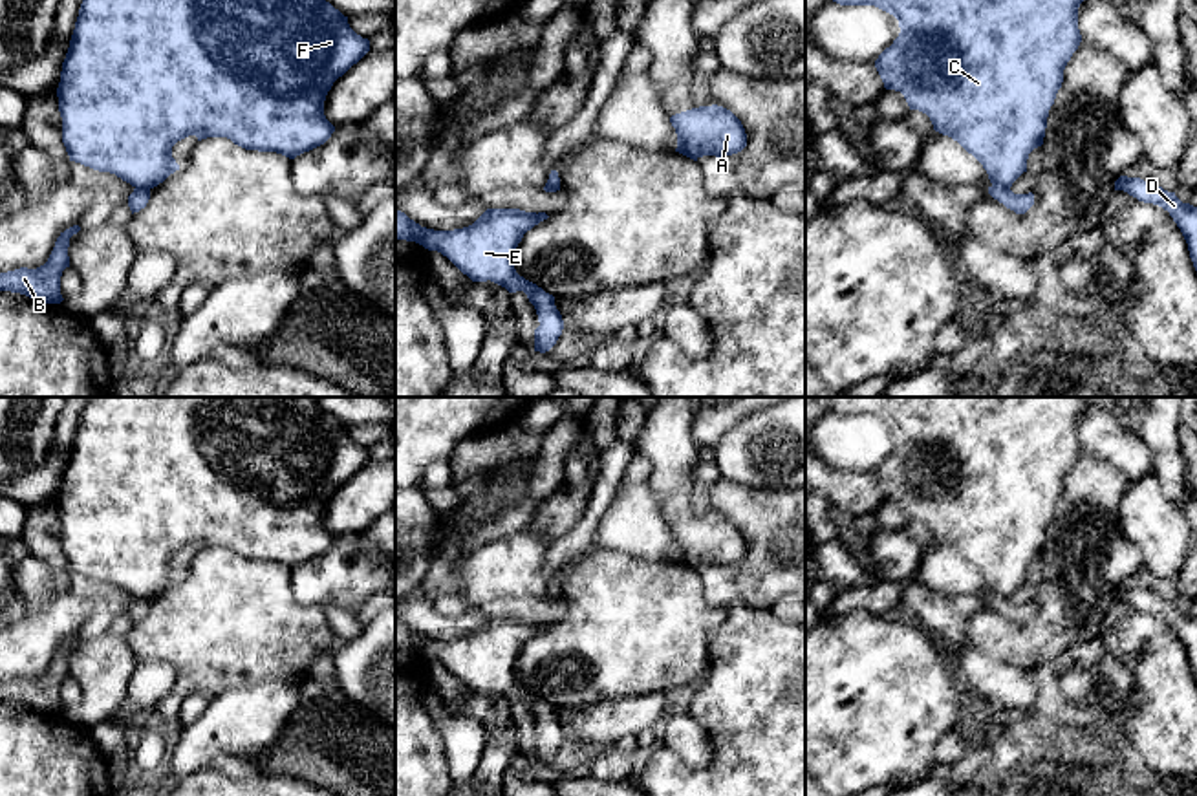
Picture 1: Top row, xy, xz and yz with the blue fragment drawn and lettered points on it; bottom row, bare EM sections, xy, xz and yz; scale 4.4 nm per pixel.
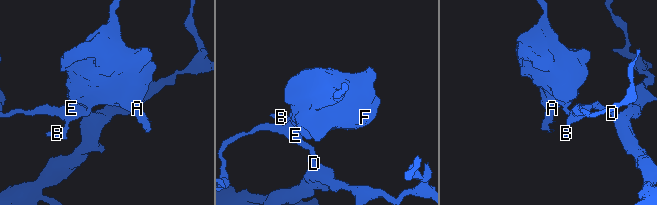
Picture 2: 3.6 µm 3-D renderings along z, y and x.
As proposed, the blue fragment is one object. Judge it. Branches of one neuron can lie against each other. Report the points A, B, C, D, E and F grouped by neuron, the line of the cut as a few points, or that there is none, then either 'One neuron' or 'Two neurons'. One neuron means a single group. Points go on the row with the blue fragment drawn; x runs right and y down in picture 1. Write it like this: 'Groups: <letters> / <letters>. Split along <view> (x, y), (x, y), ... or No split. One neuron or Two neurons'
Groups: A C F / B D E. Split along yz (992, 183), (1009, 189). Two neurons

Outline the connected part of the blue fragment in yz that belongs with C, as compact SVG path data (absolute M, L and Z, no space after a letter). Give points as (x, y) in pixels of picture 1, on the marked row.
M833 0L875 5L899 20L900 33L875 60L886 90L900 91L910 110L926 113L933 130L957 141L987 170L994 187L1010 188L1027 172L1029 154L1043 145L1049 110L1063 70L1082 42L1078 7L1084 0Z

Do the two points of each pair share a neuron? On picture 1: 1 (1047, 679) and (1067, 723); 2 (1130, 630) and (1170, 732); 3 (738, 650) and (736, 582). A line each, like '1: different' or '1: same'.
1: same
2: same
3: different

